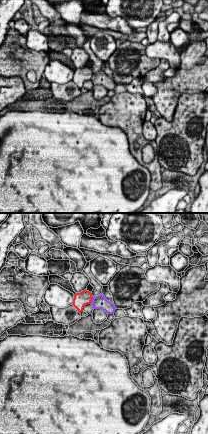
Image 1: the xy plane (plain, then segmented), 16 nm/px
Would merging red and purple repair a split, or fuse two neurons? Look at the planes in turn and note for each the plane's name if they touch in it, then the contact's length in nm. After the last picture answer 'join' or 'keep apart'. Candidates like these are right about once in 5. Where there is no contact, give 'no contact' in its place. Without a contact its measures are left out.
contact in xy; length 120 nm

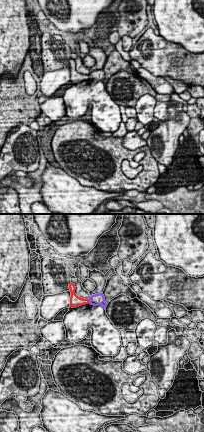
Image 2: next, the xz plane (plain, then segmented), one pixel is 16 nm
contact in xz; length 90 nm

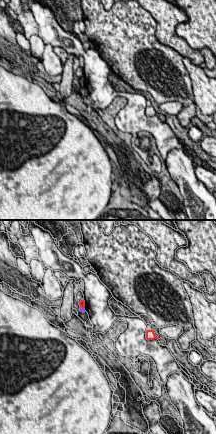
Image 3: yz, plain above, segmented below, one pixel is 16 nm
contact in yz; length 70 nm

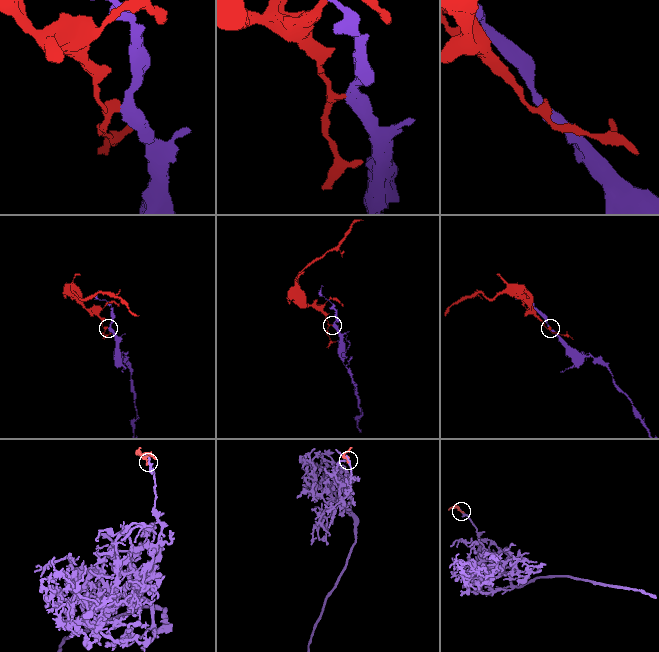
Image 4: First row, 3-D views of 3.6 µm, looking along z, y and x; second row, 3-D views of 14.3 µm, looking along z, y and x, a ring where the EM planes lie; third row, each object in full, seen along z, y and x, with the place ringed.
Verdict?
keep apart

